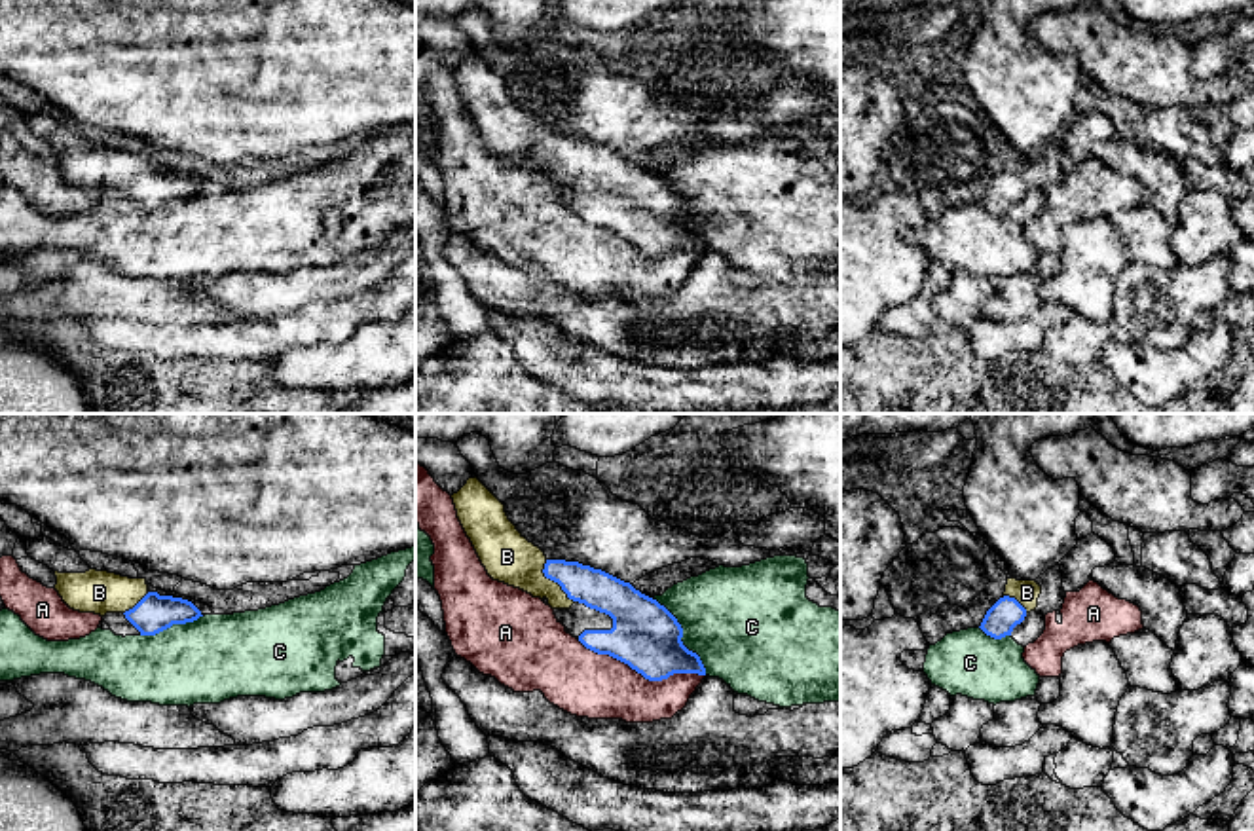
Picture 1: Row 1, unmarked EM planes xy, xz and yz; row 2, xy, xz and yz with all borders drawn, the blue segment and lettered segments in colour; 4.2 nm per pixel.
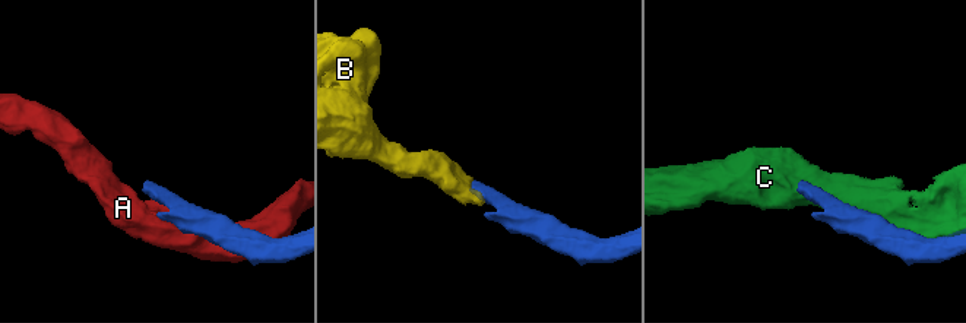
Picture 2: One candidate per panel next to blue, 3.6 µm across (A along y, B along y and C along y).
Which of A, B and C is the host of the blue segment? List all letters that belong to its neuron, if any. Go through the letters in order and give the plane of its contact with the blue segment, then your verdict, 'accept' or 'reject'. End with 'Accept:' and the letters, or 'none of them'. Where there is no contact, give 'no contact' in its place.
A: contact in xz; reject
B: contact in xz; accept
C: contact in xz; reject
Accept: B

